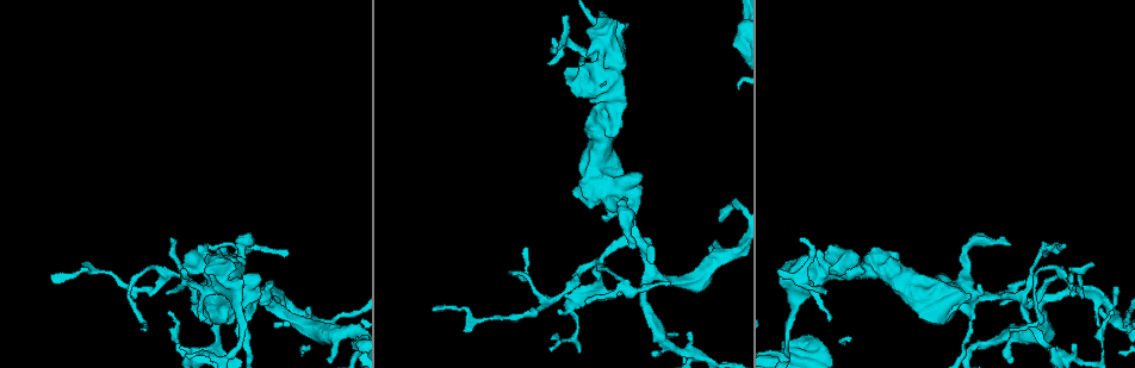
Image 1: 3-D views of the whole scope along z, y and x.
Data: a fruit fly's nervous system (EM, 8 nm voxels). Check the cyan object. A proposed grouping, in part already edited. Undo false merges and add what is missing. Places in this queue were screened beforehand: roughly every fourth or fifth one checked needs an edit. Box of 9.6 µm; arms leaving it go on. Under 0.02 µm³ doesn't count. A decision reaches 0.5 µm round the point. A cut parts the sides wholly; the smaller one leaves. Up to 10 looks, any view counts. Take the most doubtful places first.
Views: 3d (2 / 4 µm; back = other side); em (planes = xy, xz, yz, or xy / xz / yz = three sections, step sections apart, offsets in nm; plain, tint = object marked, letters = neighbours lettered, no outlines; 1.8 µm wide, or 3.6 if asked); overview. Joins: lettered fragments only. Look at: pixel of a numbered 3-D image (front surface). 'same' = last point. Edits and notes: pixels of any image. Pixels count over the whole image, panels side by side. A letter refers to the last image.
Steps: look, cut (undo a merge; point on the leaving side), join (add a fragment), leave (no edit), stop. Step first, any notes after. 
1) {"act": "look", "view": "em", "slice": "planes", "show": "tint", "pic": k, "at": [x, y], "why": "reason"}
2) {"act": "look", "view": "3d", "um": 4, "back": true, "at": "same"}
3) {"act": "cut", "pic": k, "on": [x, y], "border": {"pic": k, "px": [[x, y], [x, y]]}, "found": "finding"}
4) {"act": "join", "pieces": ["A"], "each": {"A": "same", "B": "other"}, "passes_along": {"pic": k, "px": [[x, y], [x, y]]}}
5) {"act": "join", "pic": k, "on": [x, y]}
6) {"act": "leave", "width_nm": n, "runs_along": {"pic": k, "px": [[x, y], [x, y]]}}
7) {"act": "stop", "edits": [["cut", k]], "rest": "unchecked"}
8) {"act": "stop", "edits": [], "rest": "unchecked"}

{"act": "look", "view": "3d", "um": 4, "pic": 1, "at": [965, 291], "why": "thin arm on a thick one"}

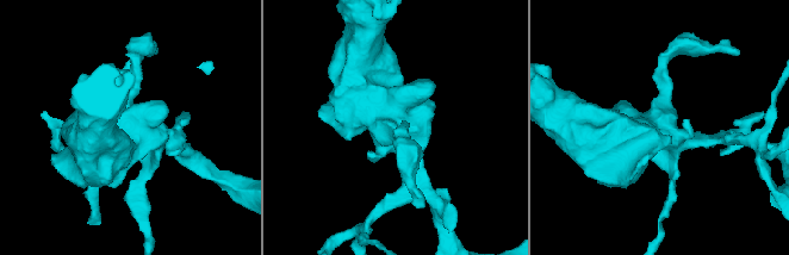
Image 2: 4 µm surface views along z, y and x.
{"act": "look", "view": "em", "slice": "planes", "show": "letters", "at": "same", "why": "need the tissue"}

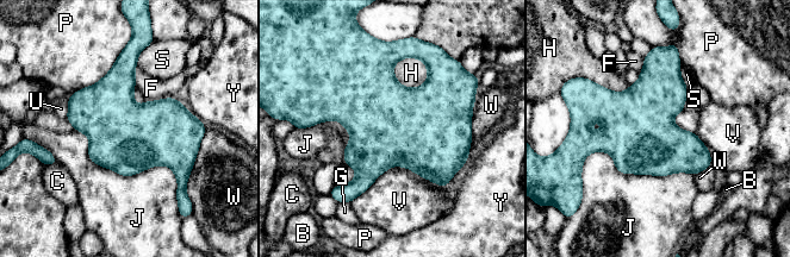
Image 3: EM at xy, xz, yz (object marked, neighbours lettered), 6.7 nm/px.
{"act": "leave", "each": {"B": "other", "C": "other", "F": "other", "G": "other", "H": "other", "J": "other", "P": "other", "S": "other", "U": "other", "V": "other", "W": "other", "Y": "other"}, "border": {"pic": 3, "px": [[397, 167], [406, 167], [446, 188]]}, "found": "one neuron here"}

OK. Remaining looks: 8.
{"act": "look", "view": "3d", "um": 4, "pic": 1, "at": [166, 275], "why": "three-way junction"}

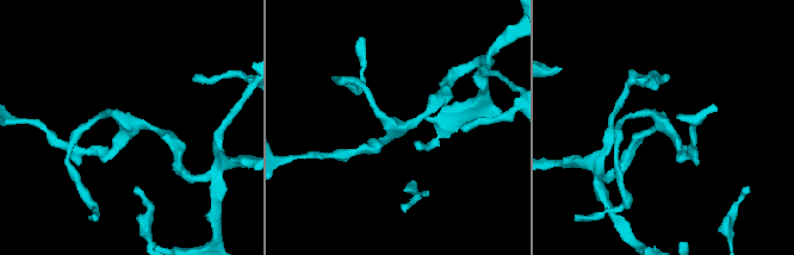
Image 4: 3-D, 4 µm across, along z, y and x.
{"act": "look", "view": "em", "slice": "planes", "show": "letters", "pic": 4, "at": [398, 130], "why": "now the EM"}

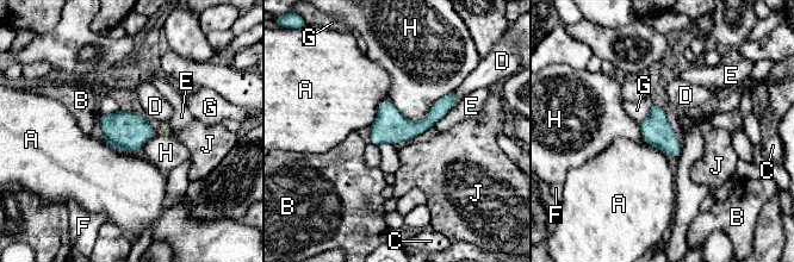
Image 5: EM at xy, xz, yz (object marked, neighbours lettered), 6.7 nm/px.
{"act": "leave", "longest_contact_nm": ["H", 460], "each": {"A": "other", "B": "other", "C": "other", "D": "other", "E": "other", "F": "other", "G": "other", "H": "other", "J": "other"}, "border": {"pic": 5, "px": [[454, 91], [416, 120], [389, 100]]}, "found": "continuous, no second neuron"}

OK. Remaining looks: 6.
{"act": "look", "view": "3d", "um": 4, "pic": 1, "at": [615, 22], "why": "an open end"}

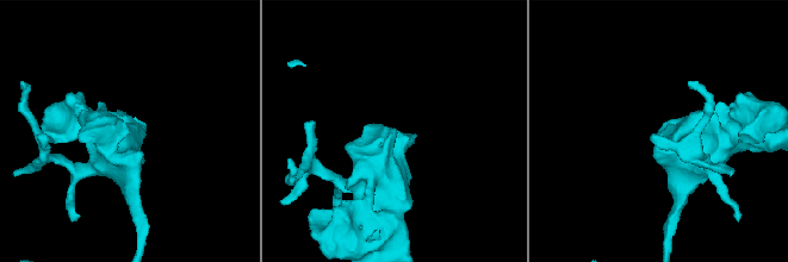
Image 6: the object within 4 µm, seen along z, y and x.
{"act": "look", "view": "em", "slice": "planes", "show": "tint", "pic": 6, "at": [128, 128]}

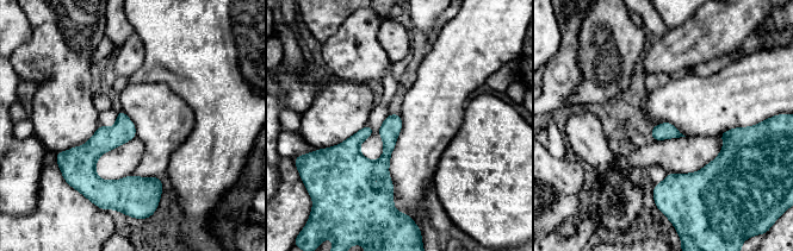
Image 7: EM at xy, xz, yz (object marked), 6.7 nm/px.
{"act": "look", "view": "em", "slice": "planes", "show": "letters", "at": "same", "why": "see the neighbours"}

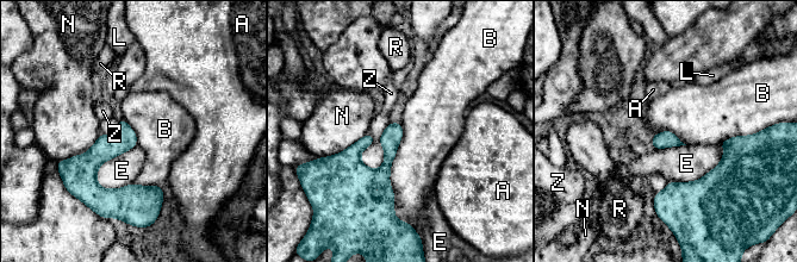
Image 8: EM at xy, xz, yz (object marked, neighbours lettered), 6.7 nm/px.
{"act": "leave", "each": {"A": "other", "B": "other", "E": "other", "L": "other", "N": "other", "R": "other", "Z": "other"}, "border": {"pic": 8, "px": [[402, 122], [390, 173], [393, 216]]}, "found": "no lettered fragment goes on from it"}

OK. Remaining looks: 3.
{"act": "look", "view": "em", "slice": "yz", "step": 16, "show": "letters", "pic": 1, "at": [1092, 265]}

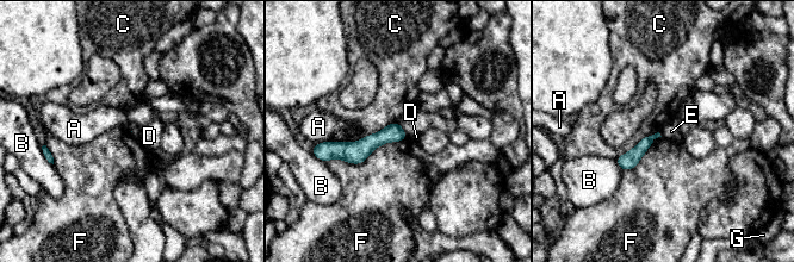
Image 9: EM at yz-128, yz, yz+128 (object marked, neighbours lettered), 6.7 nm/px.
{"act": "look", "view": "em", "slice": "planes", "show": "letters", "at": "same", "why": "cut it another way"}

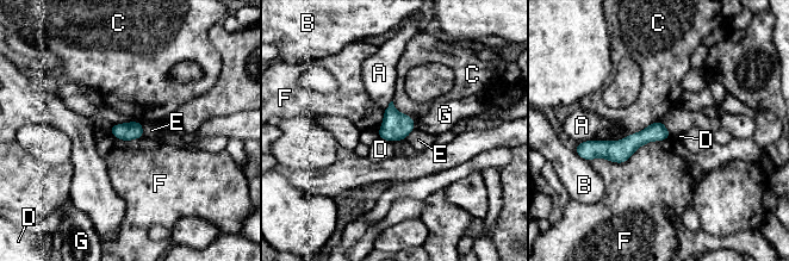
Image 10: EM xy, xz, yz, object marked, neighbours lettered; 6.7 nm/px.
{"act": "leave", "width_nm": 120, "each": {"A": "other", "B": "other", "C": "other", "D": "other", "E": "other", "F": "other", "G": "other"}, "found": "no lettered fragment goes on from it"}

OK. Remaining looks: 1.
{"act": "stop", "edits": [], "rest": "unchecked"}

